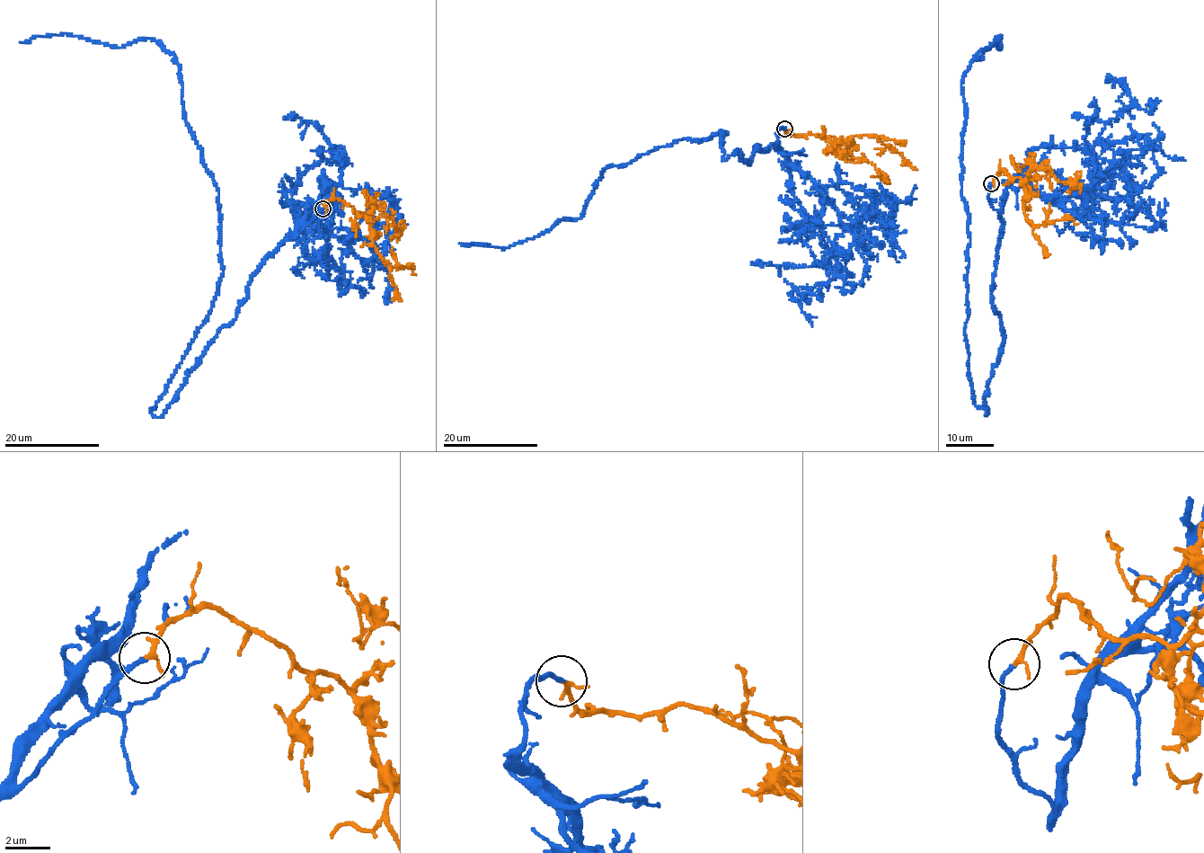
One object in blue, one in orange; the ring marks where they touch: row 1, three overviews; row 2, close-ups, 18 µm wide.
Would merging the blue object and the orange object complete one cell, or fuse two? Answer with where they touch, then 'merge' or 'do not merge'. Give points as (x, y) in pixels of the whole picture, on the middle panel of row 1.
at (784, 128); merge

